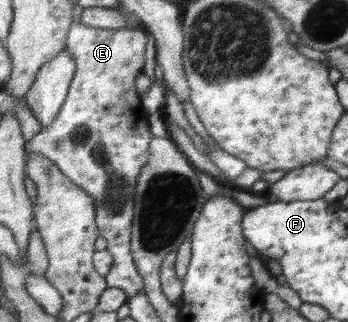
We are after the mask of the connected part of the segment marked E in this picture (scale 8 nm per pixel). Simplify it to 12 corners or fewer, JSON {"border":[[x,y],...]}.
{"border":[[74,17],[76,73],[25,143],[92,196],[107,288],[144,288],[130,254],[153,136],[136,92],[144,29]]}

